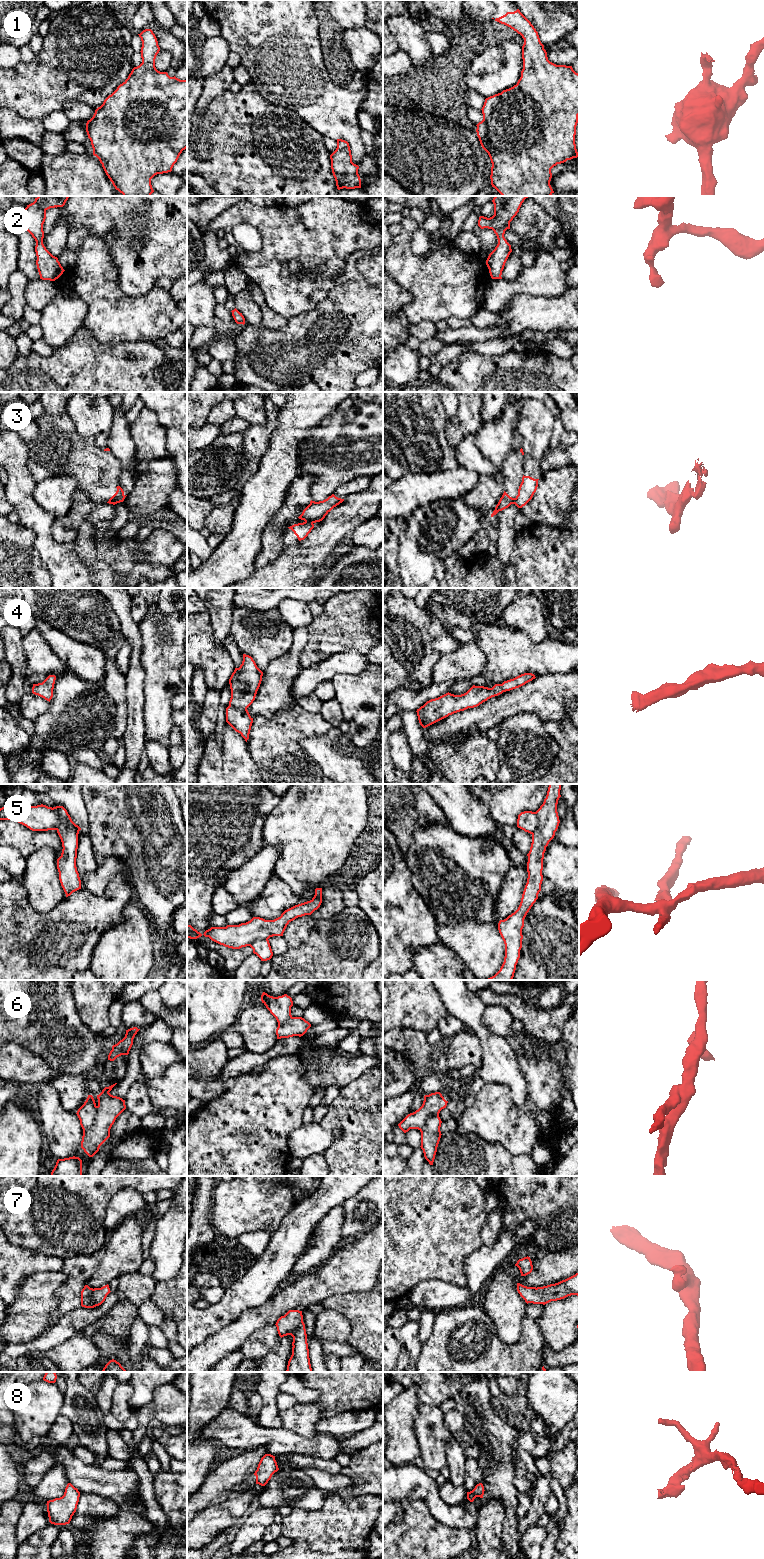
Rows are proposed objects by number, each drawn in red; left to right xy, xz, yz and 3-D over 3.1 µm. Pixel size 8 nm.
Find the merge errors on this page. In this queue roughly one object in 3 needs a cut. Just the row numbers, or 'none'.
3, 5, 6

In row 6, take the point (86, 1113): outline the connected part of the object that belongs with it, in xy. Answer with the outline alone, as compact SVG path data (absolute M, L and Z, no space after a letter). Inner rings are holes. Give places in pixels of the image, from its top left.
M88 1095L84 1104L78 1109L77 1116L83 1130L90 1128L95 1121L97 1106L92 1095Z

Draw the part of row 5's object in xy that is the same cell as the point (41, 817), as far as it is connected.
M46 805L37 806L9 806L0 808L0 820L15 820L32 831L57 830L60 816L56 807Z

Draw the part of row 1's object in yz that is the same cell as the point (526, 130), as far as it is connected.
M517 9L496 18L524 39L522 46L523 69L521 77L513 87L485 99L482 107L483 120L476 126L482 148L488 153L491 167L491 185L502 196L551 196L551 169L557 164L577 158L575 135L579 116L579 74L572 66L556 65L548 60L538 32L531 22Z

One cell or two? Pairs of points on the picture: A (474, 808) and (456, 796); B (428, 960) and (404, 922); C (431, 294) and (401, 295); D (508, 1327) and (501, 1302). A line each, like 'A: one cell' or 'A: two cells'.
A: one cell
B: two cells
C: two cells
D: one cell

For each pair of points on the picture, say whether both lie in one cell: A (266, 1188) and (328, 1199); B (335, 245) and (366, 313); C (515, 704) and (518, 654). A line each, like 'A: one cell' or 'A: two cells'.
A: two cells
B: two cells
C: two cells

